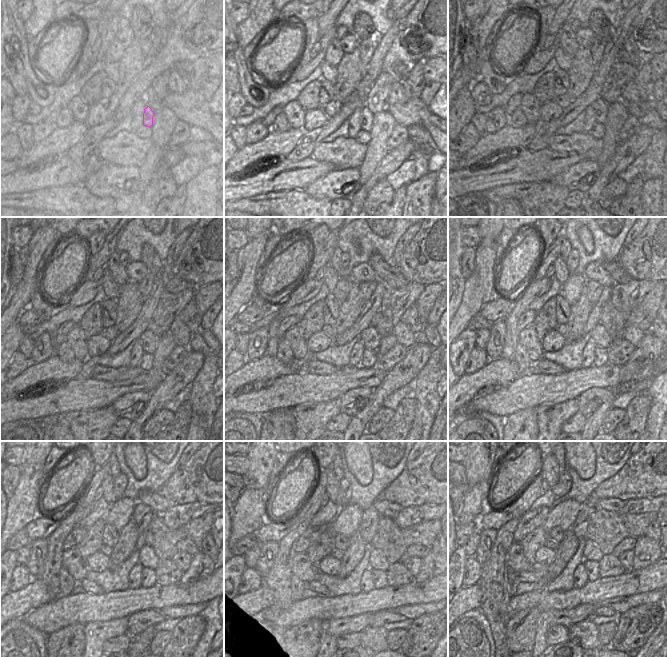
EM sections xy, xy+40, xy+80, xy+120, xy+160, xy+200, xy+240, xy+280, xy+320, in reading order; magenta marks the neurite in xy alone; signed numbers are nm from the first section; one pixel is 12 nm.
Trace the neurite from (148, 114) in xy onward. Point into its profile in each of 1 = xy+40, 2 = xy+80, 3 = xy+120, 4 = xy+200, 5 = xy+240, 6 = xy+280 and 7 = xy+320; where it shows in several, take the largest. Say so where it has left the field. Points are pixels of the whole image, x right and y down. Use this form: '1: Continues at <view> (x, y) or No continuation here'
1: Continues at xy+40 (372, 121)
2: Continues at xy+80 (600, 116)
3: Continues at xy+120 (149, 340)
4: Continues at xy+200 (599, 336)
5: Continues at xy+240 (148, 558)
6: Continues at xy+280 (377, 560)
7: Continues at xy+320 (601, 555)

